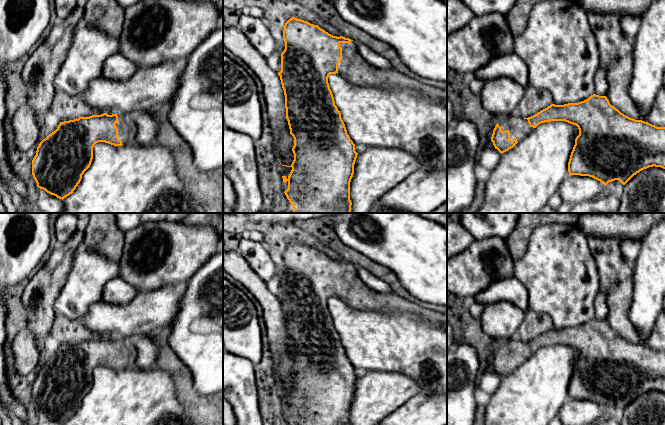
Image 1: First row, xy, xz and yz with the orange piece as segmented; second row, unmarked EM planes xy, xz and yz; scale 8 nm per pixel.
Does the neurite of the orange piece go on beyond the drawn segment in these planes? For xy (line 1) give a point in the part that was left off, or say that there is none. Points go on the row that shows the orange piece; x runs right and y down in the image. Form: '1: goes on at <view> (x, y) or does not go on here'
1: goes on at xy (127, 129)

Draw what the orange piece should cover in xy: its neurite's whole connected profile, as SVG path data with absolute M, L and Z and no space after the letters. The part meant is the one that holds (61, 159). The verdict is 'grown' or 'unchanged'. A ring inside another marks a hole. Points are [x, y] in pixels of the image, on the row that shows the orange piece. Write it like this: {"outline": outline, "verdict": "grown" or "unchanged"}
{"outline": "M103 113L60 122L57 129L40 142L32 160L32 175L37 187L62 200L72 194L91 165L96 143L122 146L135 142L137 125L134 117L132 113Z", "verdict": "grown"}

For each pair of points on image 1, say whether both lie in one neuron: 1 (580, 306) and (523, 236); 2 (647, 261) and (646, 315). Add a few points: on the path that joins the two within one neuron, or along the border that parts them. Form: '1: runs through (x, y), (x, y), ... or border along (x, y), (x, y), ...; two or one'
1: border along (543, 224), (531, 234), (525, 252), (514, 261); two
2: runs through (647, 274), (647, 302); one

